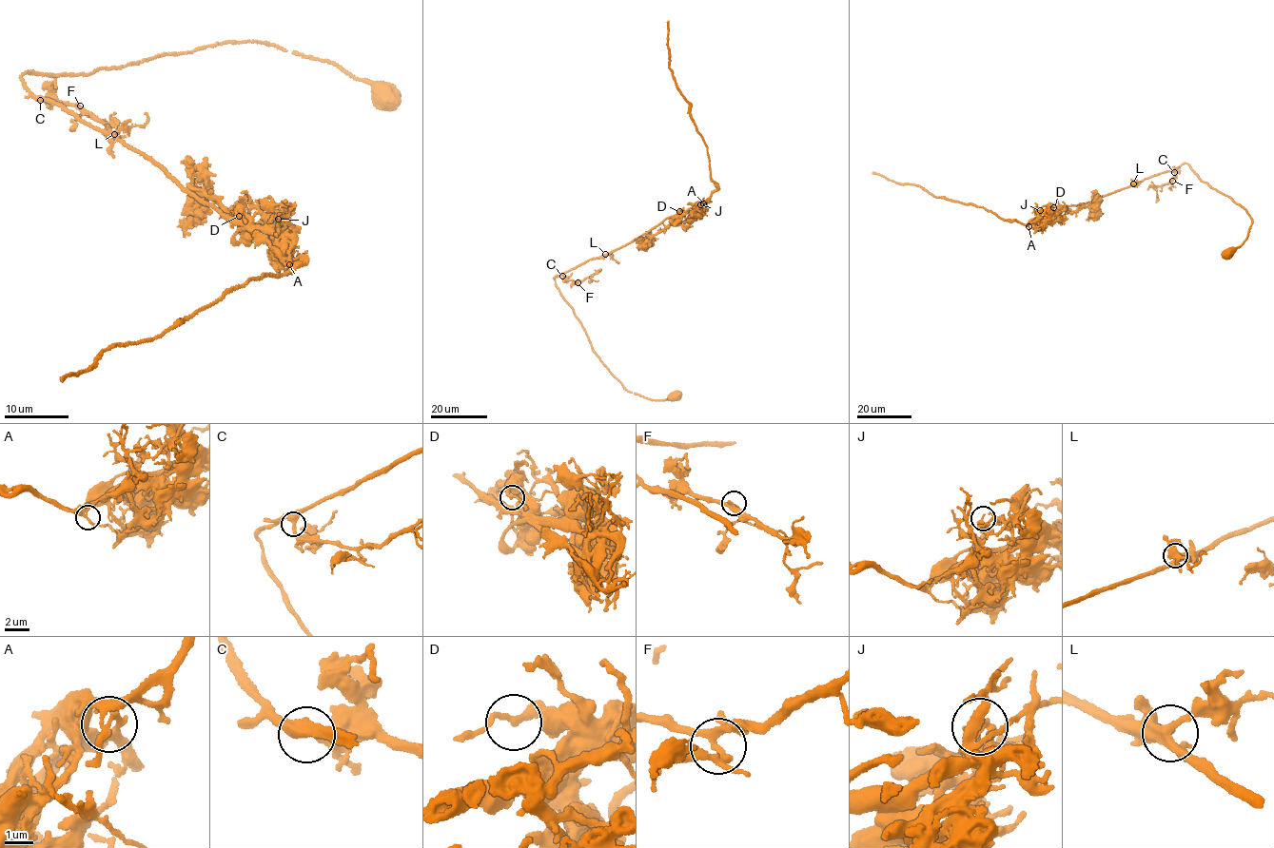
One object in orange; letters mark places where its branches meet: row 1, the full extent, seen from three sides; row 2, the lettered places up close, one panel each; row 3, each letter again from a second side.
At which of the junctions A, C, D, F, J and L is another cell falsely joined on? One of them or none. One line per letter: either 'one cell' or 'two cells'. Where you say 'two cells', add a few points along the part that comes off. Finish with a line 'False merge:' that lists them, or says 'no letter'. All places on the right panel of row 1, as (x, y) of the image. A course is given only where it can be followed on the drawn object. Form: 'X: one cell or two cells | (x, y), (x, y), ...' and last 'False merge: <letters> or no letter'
A: two cells | (1028, 226), (1014, 220), (998, 218), (983, 207), (935, 197), (921, 186), (895, 183), (872, 172)
C: one cell
D: one cell
F: one cell
J: one cell
L: one cell
False merge: A

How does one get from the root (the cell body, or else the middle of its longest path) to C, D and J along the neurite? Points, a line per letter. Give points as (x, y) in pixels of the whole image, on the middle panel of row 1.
C: (675, 395), (653, 400), (624, 390), (596, 353), (558, 287), (554, 278), (562, 276)
D: (675, 395), (653, 400), (624, 390), (593, 350), (554, 278), (625, 245), (666, 219), (678, 217), (679, 211)
J: (675, 395), (653, 400), (624, 390), (593, 350), (554, 278), (625, 245), (666, 219), (695, 214), (700, 204)

